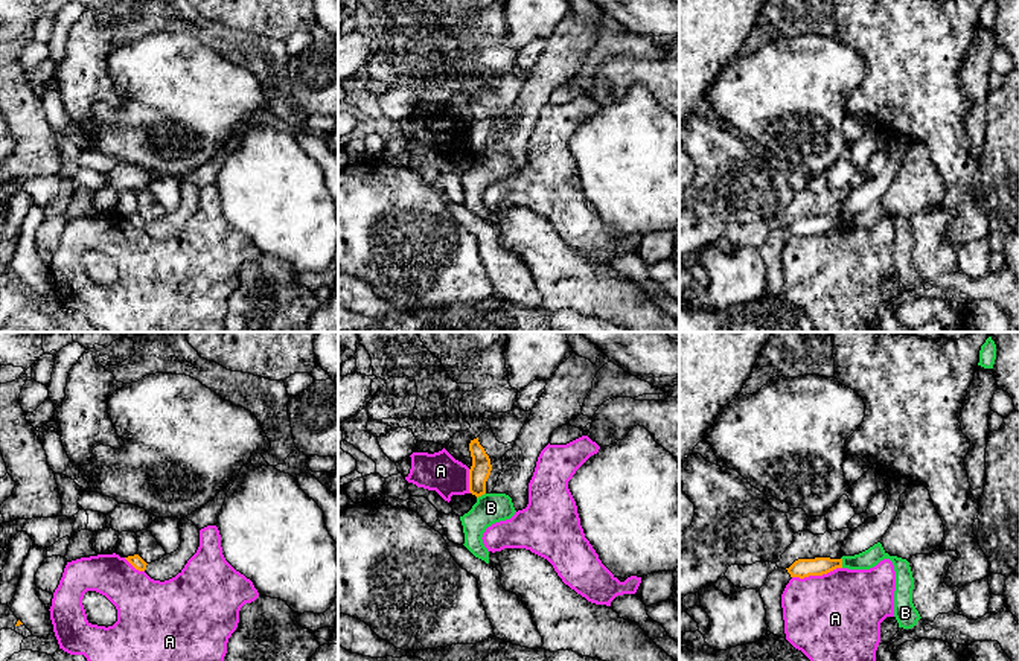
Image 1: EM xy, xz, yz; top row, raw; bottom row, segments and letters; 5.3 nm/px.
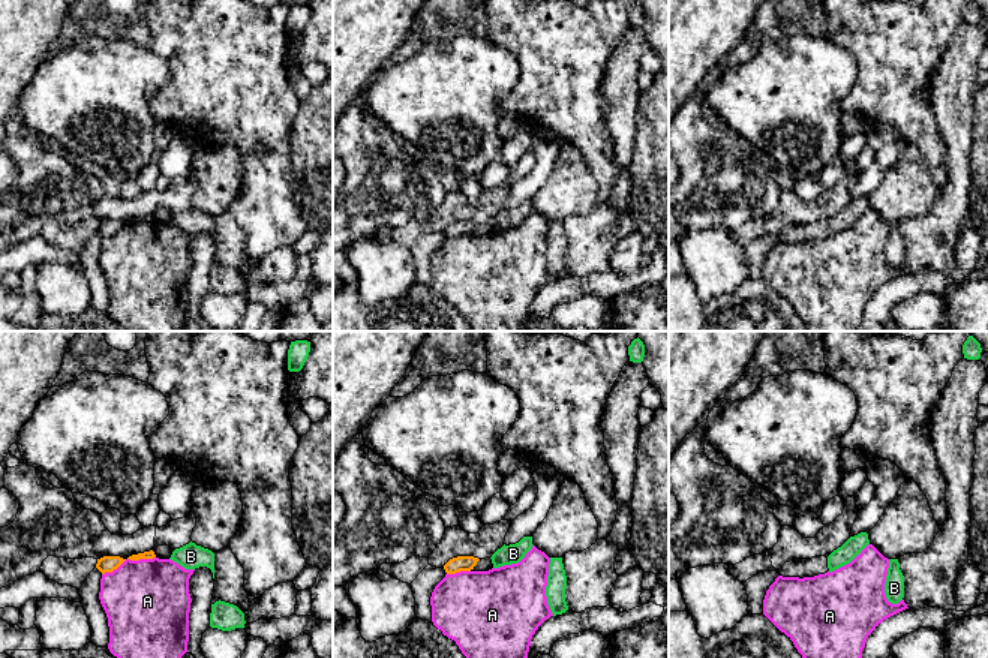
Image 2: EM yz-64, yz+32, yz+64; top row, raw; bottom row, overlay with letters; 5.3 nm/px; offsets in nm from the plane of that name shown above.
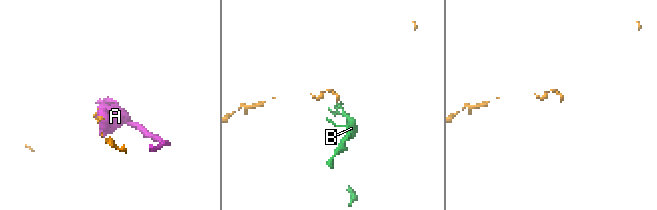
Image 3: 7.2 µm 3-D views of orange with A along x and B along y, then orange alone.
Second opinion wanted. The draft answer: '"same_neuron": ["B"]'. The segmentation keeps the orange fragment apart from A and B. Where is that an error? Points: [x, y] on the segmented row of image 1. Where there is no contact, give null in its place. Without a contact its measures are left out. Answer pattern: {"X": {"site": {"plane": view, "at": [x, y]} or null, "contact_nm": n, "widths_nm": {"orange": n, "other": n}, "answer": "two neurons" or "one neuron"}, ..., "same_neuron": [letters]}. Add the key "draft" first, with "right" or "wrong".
{"draft": "wrong", "A": {"site": {"plane": "yz", "at": [817, 574]}, "contact_nm": 280, "widths_nm": {"orange": 100, "other": 460}, "answer": "two neurons"}, "B": {"site": {"plane": "yz", "at": [841, 562]}, "contact_nm": 60, "widths_nm": {"orange": 100, "other": 100}, "answer": "two neurons"}, "same_neuron": []}

